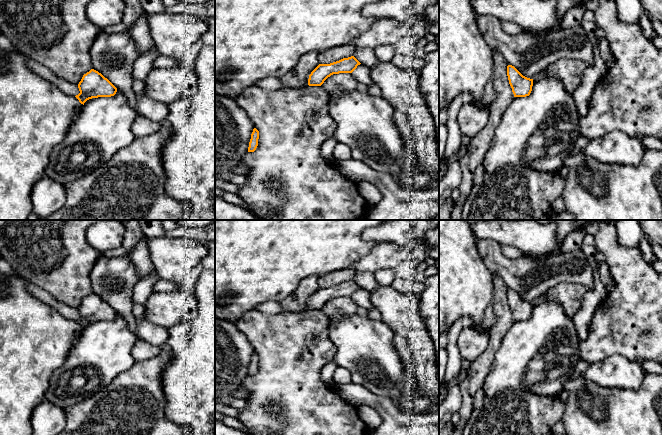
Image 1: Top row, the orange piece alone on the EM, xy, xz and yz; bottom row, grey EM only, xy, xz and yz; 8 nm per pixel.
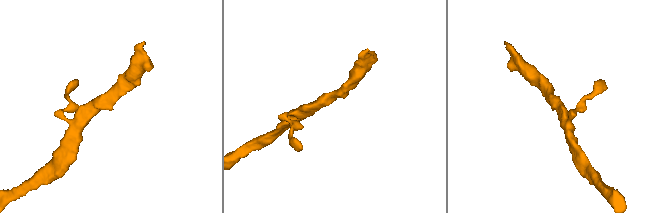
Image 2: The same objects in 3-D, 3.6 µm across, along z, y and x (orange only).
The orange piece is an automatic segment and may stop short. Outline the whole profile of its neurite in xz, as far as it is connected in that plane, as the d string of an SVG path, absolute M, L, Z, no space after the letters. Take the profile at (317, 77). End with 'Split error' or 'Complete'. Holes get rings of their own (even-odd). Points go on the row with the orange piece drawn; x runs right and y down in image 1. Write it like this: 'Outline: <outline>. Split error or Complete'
Outline: M354 57L343 58L330 64L319 64L309 75L309 86L321 86L333 74L352 73L361 63Z. Complete

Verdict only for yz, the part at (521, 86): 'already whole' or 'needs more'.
already whole

